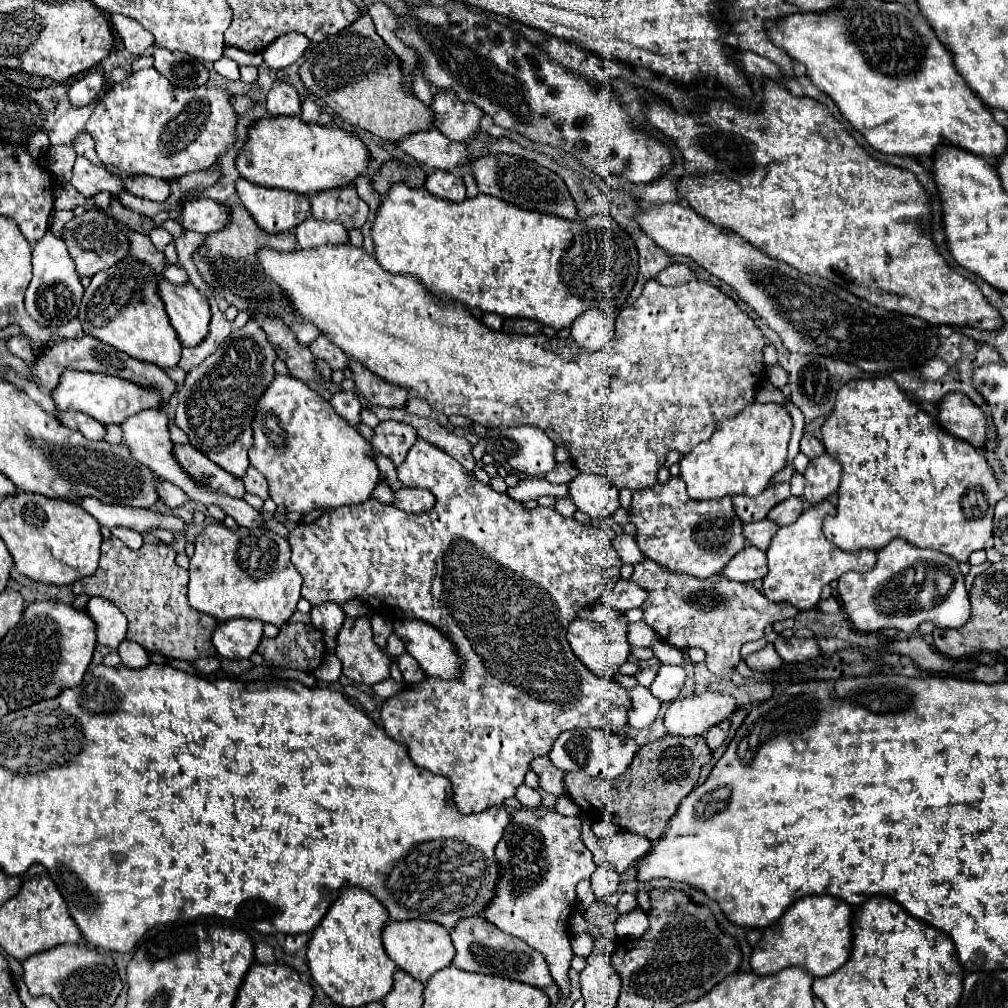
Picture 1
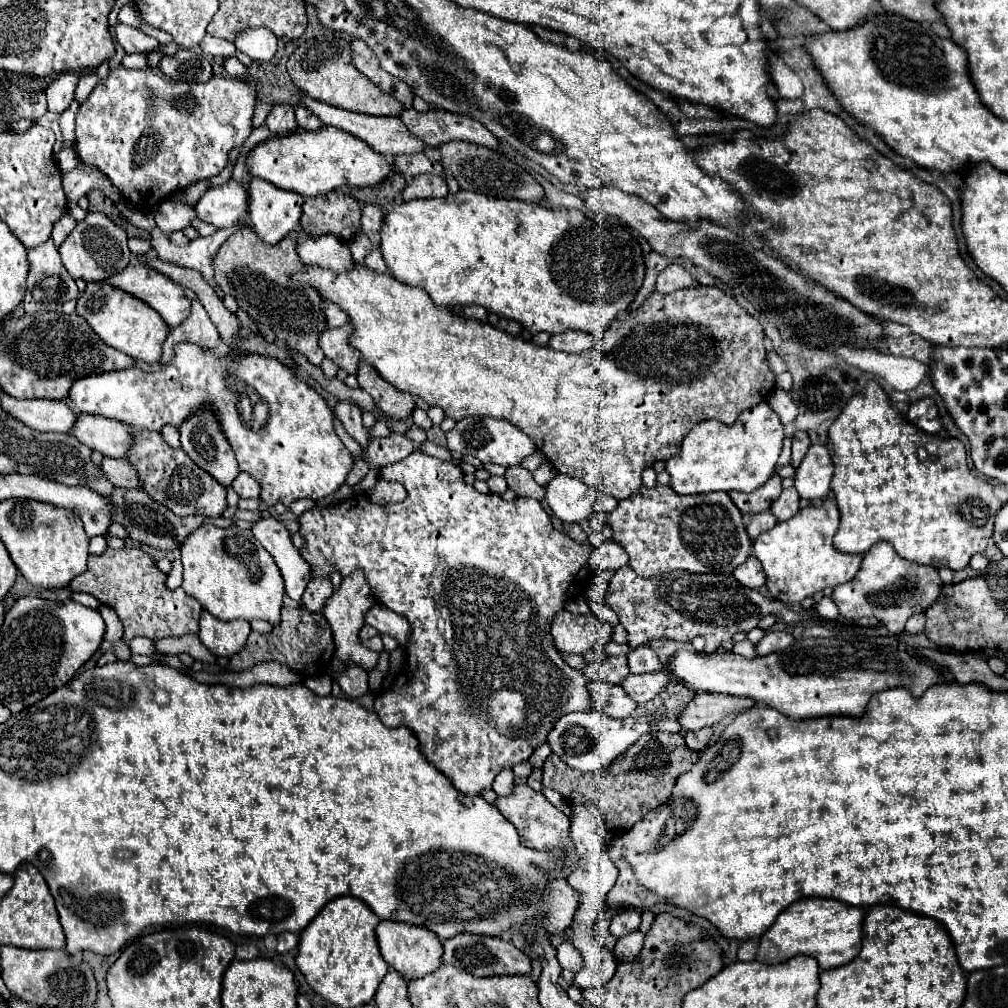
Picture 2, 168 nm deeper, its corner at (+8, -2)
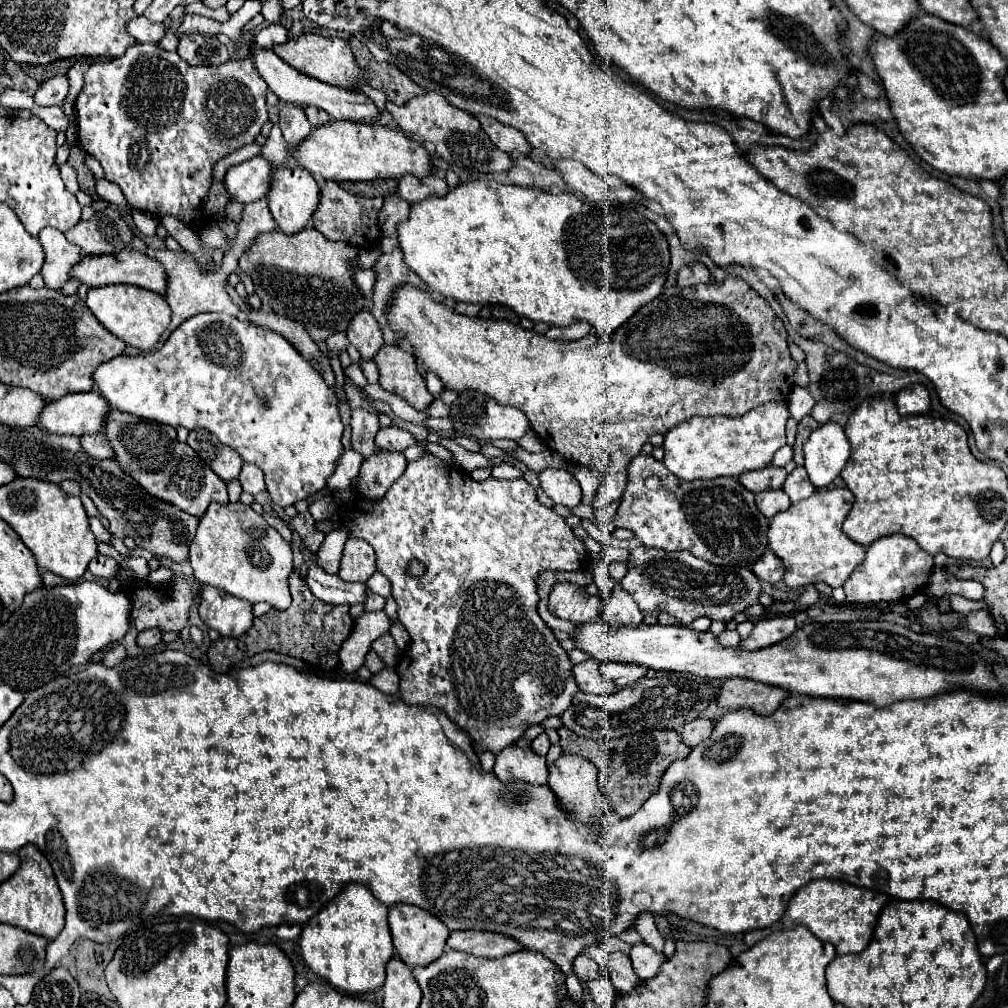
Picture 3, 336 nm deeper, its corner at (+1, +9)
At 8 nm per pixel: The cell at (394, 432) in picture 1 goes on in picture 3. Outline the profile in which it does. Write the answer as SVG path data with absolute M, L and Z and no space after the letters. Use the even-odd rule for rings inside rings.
M394 424L388 428L380 428L376 434L376 446L390 452L404 452L408 446L414 446L414 444L416 444L416 438Z

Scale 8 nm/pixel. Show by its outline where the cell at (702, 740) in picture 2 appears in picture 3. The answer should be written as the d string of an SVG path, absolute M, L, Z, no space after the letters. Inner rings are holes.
M696 718L696 720L692 720L690 724L686 724L682 728L680 736L682 736L684 744L688 744L692 748L692 746L704 742L710 736L712 728L714 728L714 722L712 720L708 720L708 718Z

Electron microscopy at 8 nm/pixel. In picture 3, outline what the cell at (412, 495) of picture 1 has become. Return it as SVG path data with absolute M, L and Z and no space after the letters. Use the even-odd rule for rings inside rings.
M374 452L364 458L358 474L358 490L364 498L378 500L384 492L402 476L406 468L406 458L396 452Z

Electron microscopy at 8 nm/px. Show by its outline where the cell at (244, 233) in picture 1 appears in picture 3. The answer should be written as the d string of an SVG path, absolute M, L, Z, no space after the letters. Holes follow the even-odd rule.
M304 228L298 234L274 230L256 238L254 248L240 258L240 272L246 272L254 280L256 294L262 298L264 308L300 322L314 342L324 342L328 336L344 332L350 320L368 308L350 266L356 256L356 246L330 242L316 228Z

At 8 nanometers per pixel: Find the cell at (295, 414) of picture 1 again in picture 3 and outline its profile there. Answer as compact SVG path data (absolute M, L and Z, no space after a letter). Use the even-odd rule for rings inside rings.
M198 314L198 316L192 316L190 320L186 320L184 324L180 324L172 334L170 338L164 342L162 348L158 350L152 350L148 354L140 354L140 356L116 356L108 362L104 362L102 366L98 366L98 370L94 372L94 382L96 386L100 388L102 396L108 400L108 404L112 408L118 408L122 412L130 412L134 416L140 416L140 418L148 418L148 420L156 420L156 422L162 422L162 424L168 424L168 426L184 426L188 428L190 432L192 430L208 430L212 432L222 444L234 448L240 458L244 462L252 462L256 464L262 472L264 472L264 480L266 480L266 490L272 498L272 502L280 508L286 508L286 506L292 506L296 504L298 500L304 500L316 492L320 492L326 484L326 480L330 478L330 474L334 472L336 468L336 460L338 456L342 454L342 432L344 432L344 426L340 422L340 416L338 416L338 406L336 406L336 396L334 392L326 386L326 382L322 380L322 376L312 368L312 364L296 352L296 348L284 338L284 336L278 336L276 332L270 332L270 330L264 330L248 320L238 320L230 314Z

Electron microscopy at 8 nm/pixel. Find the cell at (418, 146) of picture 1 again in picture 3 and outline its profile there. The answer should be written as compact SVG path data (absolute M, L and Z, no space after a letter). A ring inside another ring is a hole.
M248 40L246 48L252 54L252 62L254 62L254 68L258 70L260 78L268 84L268 88L280 100L290 102L290 104L298 104L298 106L322 108L324 112L330 114L332 120L356 120L356 122L370 122L370 124L376 122L376 116L380 114L380 110L364 94L356 94L356 92L350 92L350 90L344 90L344 88L338 88L332 84L324 84L324 82L318 82L316 78L310 78L302 72L296 72L292 66L288 66L284 60L280 60L272 50L258 48L254 44L254 40Z

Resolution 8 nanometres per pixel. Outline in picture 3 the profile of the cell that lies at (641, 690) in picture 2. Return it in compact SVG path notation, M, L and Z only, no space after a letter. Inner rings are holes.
M606 662L600 664L600 672L612 682L616 684L616 688L624 688L634 684L636 680L640 680L646 674L646 668L638 666L638 664L614 664L614 662Z

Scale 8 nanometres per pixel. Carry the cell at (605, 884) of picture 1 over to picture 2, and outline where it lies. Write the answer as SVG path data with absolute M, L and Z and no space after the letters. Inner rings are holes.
M571 805L573 809L573 821L571 821L571 839L575 845L575 851L579 853L579 867L573 871L567 879L567 883L579 893L579 909L575 913L575 921L571 927L571 943L581 953L583 967L575 973L573 983L577 989L591 989L602 987L611 981L615 975L617 959L611 949L601 945L595 937L595 921L603 909L603 903L615 885L617 879L617 867L607 855L607 841L611 839L611 833L605 827L603 813L591 805Z

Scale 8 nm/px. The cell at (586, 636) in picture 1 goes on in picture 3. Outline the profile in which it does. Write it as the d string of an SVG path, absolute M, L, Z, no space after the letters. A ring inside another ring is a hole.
M556 582L550 590L550 612L574 624L598 620L602 600L586 592L584 586L572 582Z

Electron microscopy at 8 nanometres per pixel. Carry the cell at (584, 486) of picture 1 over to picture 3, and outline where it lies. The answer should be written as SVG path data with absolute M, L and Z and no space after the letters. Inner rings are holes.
M546 468L538 474L538 480L540 488L554 504L562 504L566 508L574 508L580 504L582 490L572 472L564 468Z

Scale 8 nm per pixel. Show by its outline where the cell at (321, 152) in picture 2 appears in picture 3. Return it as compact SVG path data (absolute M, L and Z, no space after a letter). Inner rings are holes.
M344 120L314 128L310 136L294 148L294 158L308 172L334 182L402 178L404 174L428 176L434 172L428 150L412 138L406 138L400 130L392 130L382 124L358 124Z

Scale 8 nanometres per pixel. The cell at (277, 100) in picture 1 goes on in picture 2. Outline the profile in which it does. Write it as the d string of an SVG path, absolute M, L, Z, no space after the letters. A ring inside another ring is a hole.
M273 103L267 115L267 127L271 135L287 135L297 129L293 107L287 103Z

